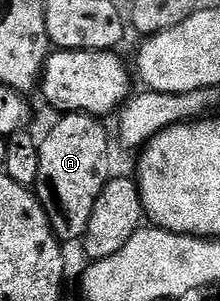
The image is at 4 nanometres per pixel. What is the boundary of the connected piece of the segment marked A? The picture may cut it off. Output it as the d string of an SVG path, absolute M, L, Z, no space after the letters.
M63 113L59 122L41 139L40 176L36 193L52 224L54 234L63 244L81 243L86 237L88 220L100 192L112 177L110 171L110 138L97 117L82 113Z

